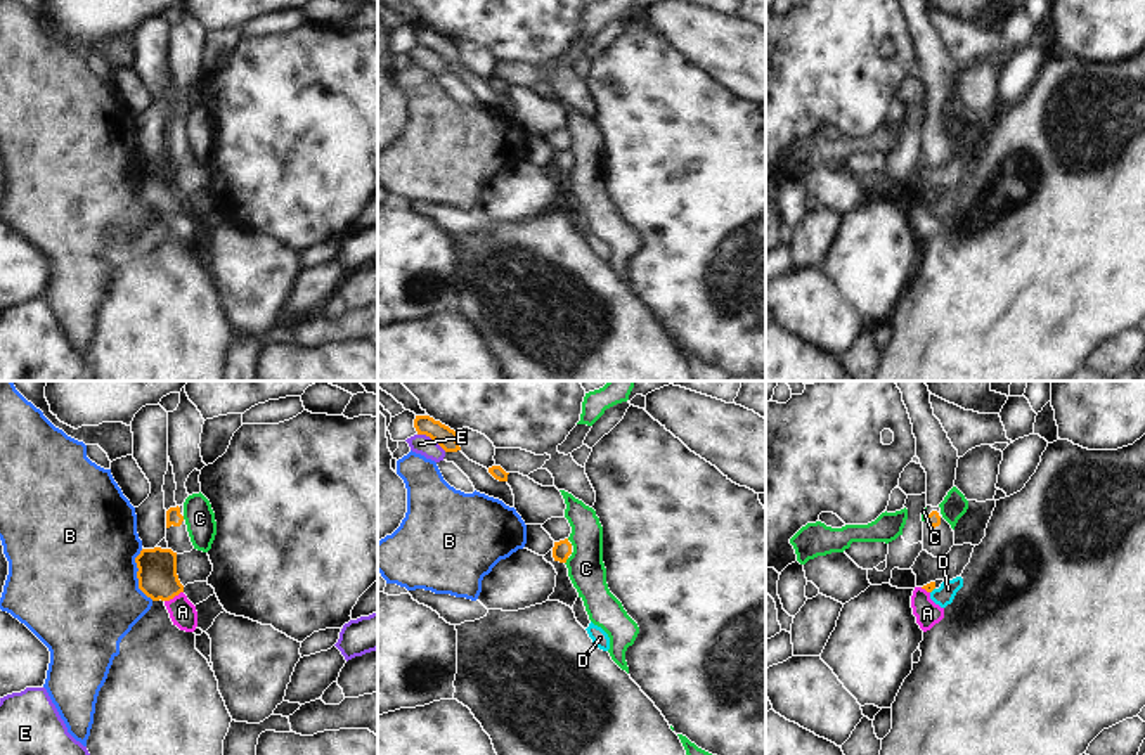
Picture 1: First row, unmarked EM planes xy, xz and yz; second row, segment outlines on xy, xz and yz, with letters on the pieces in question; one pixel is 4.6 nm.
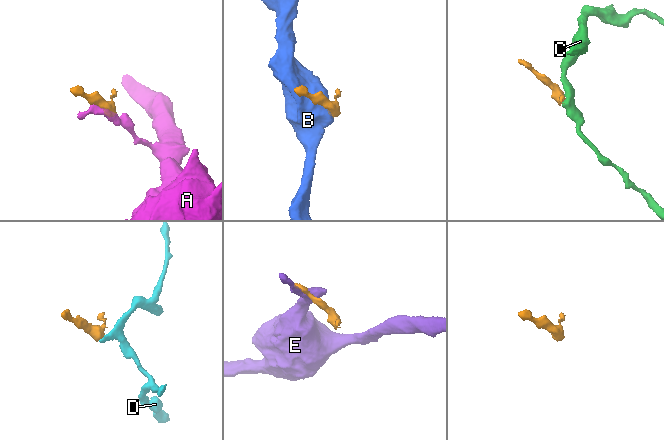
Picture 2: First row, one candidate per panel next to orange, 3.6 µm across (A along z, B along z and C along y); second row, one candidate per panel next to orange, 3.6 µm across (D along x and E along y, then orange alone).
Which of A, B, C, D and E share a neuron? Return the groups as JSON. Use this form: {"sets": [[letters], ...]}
{"sets": [["A"], ["B"], ["C"], ["D"], ["E"]]}

